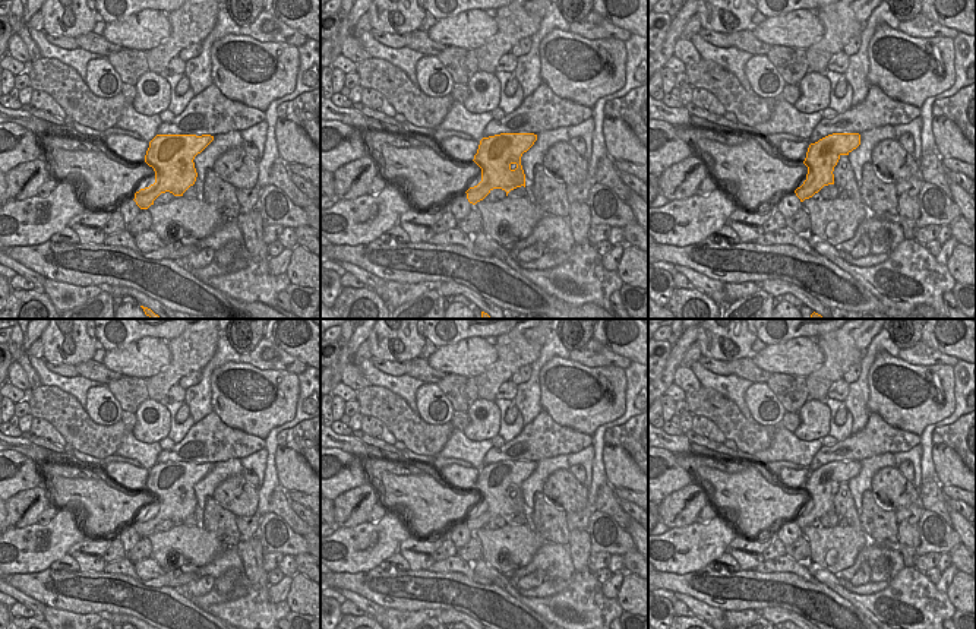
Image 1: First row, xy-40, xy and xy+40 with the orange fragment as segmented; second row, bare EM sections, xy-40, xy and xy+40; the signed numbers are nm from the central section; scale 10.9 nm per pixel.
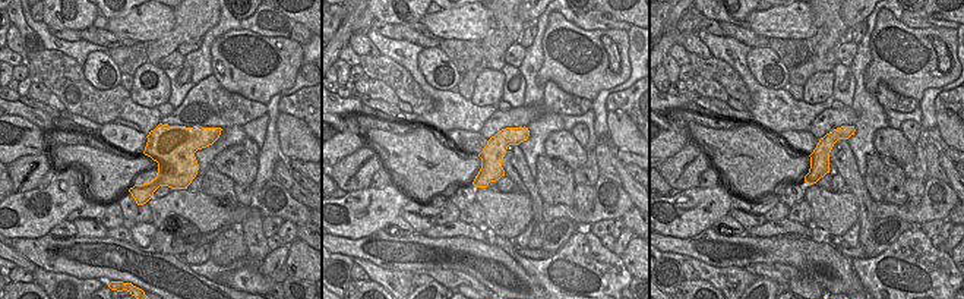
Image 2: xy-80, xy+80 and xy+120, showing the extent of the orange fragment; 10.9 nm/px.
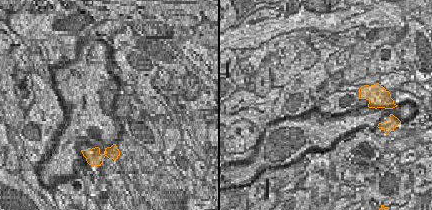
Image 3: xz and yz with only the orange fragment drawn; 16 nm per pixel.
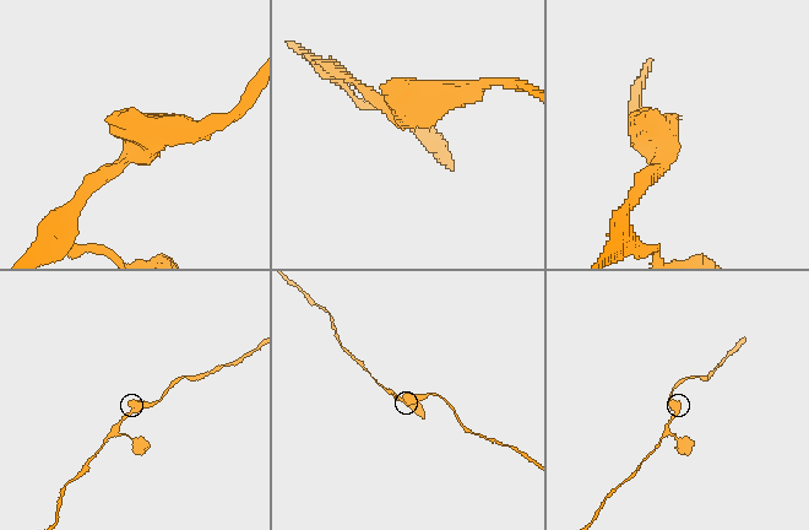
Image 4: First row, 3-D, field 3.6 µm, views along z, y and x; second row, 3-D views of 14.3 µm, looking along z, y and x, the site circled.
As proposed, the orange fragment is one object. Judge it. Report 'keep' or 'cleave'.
keep

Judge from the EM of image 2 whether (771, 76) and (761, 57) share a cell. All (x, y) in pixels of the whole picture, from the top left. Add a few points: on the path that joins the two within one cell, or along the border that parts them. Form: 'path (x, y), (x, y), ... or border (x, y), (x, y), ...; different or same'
path (770, 72), (762, 62); same

